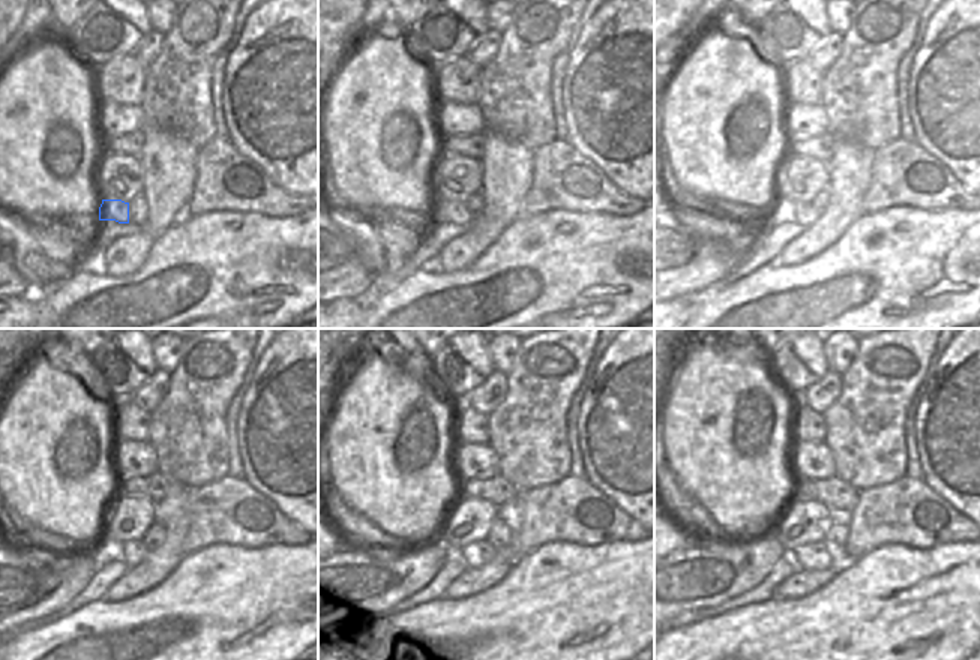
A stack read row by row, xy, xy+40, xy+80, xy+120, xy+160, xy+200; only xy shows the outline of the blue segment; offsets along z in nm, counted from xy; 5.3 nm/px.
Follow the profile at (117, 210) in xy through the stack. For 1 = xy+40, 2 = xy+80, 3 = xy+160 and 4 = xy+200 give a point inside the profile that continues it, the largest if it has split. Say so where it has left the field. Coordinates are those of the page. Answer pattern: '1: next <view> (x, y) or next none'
1: next xy+40 (450, 210)
2: next xy+80 (785, 210)
3: next xy+160 (476, 554)
4: next xy+200 (818, 555)

